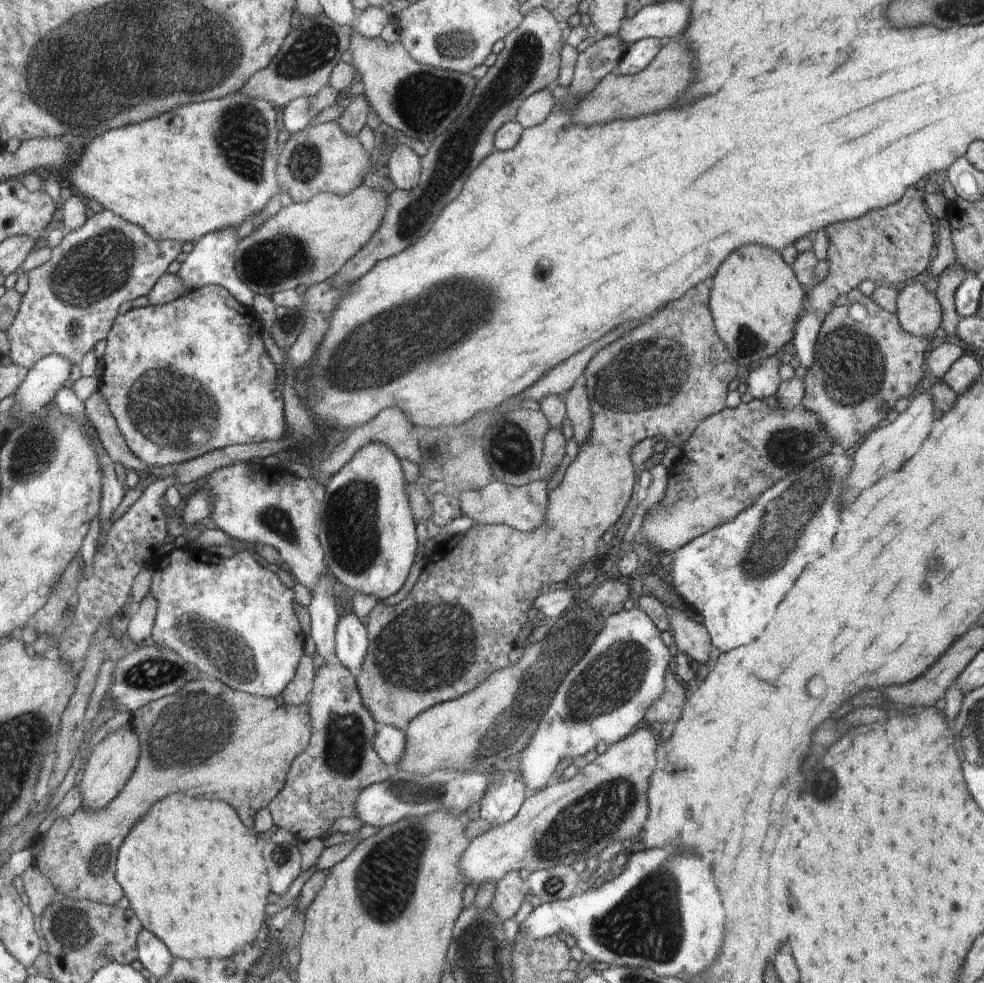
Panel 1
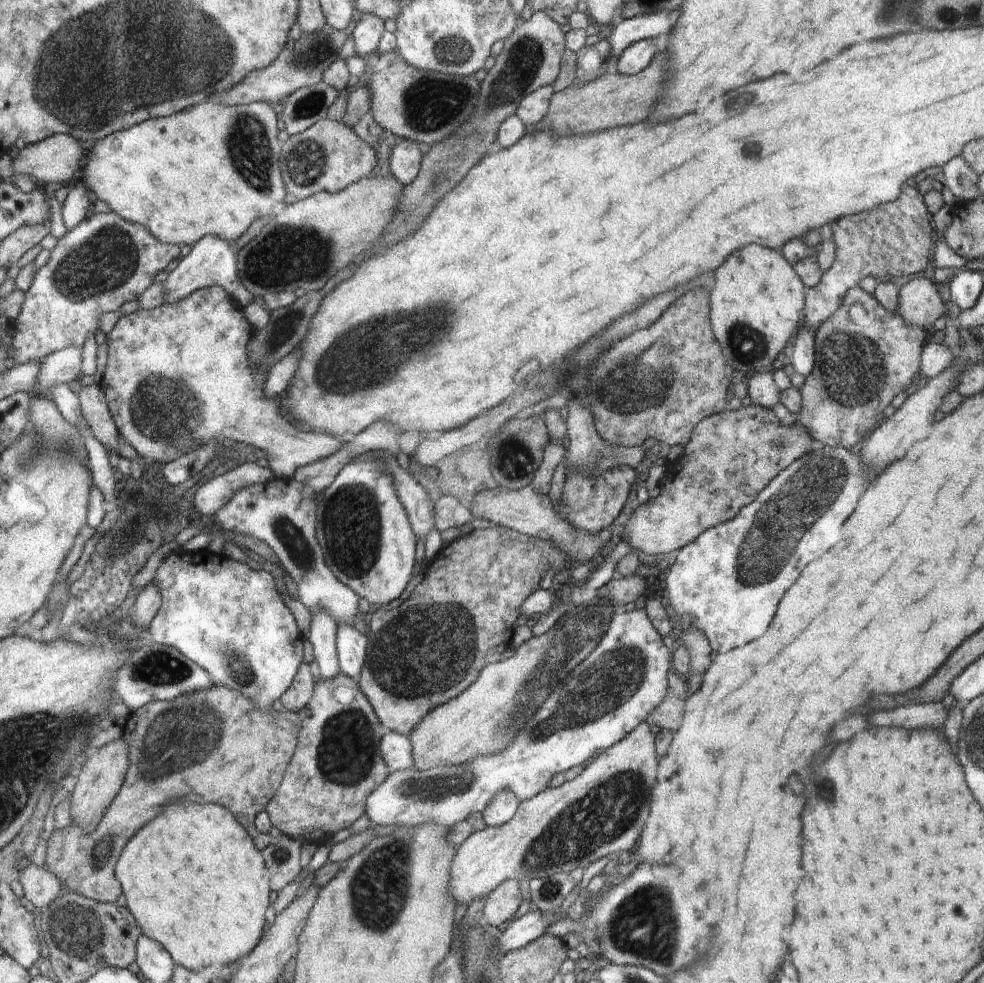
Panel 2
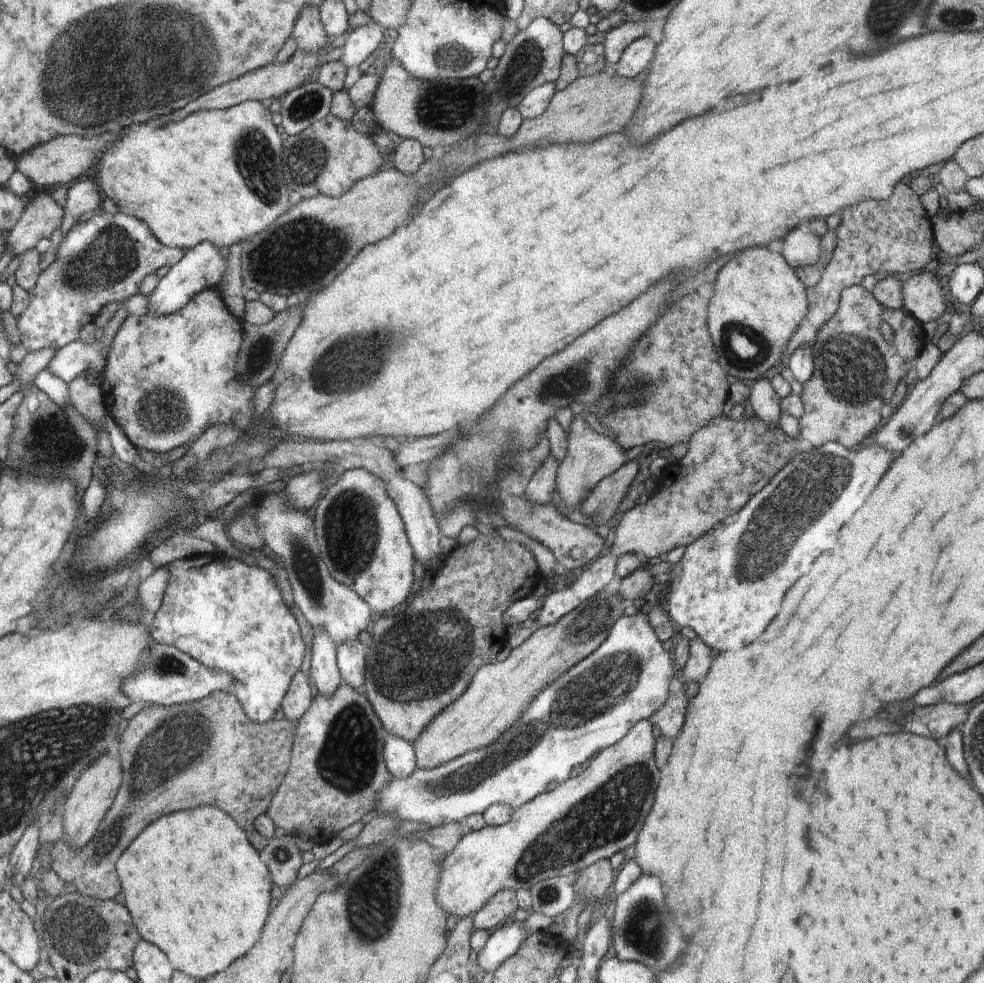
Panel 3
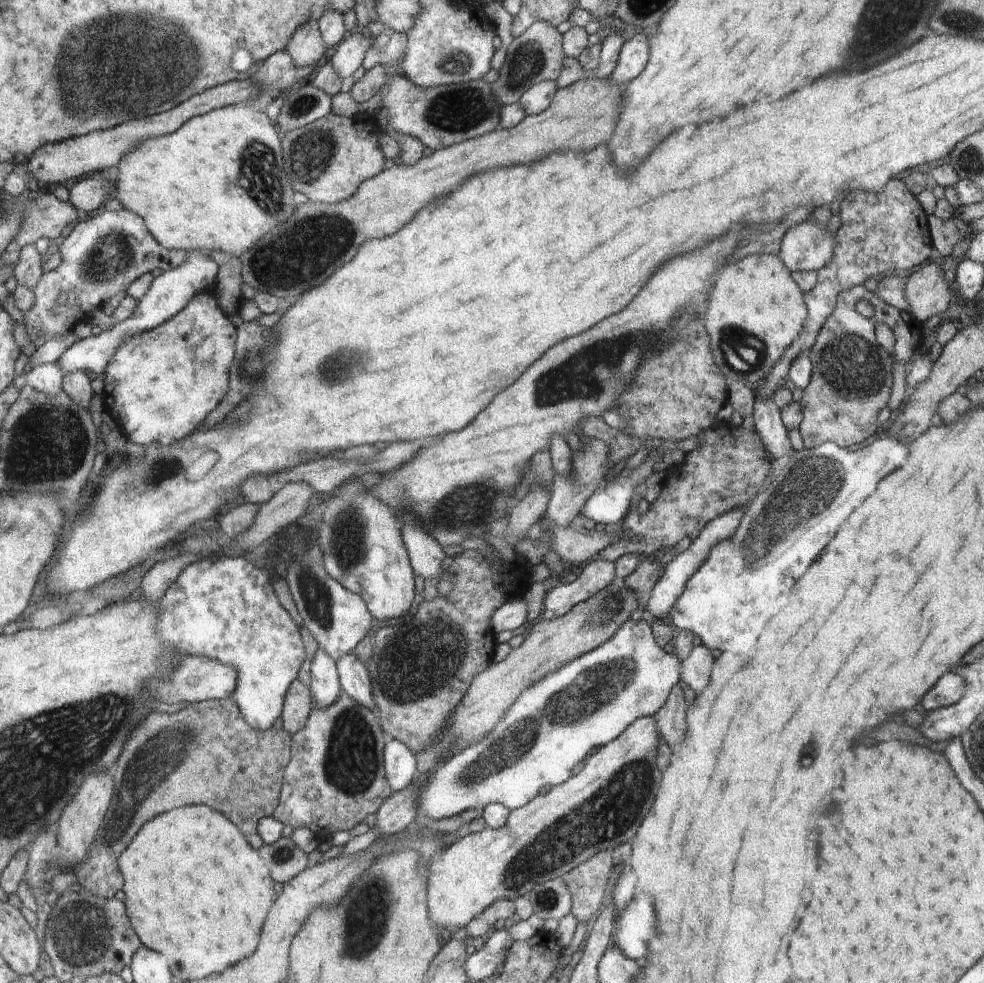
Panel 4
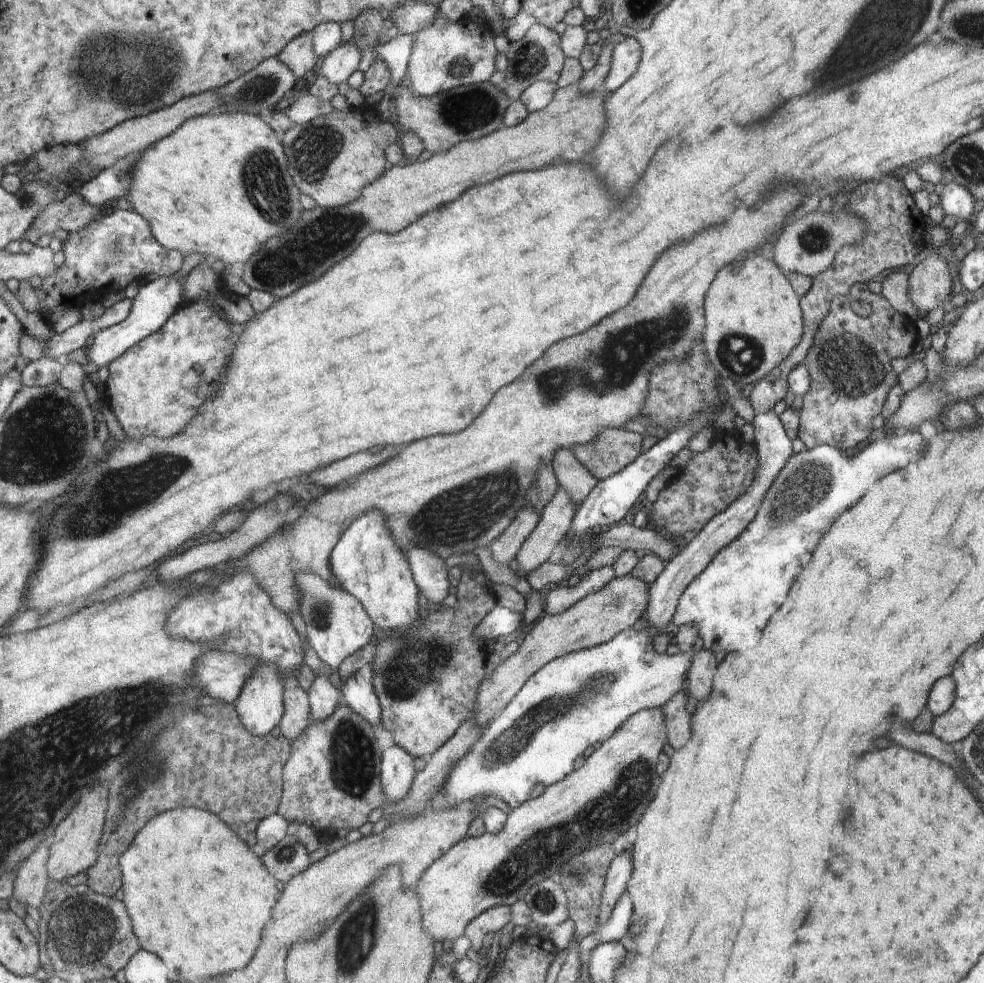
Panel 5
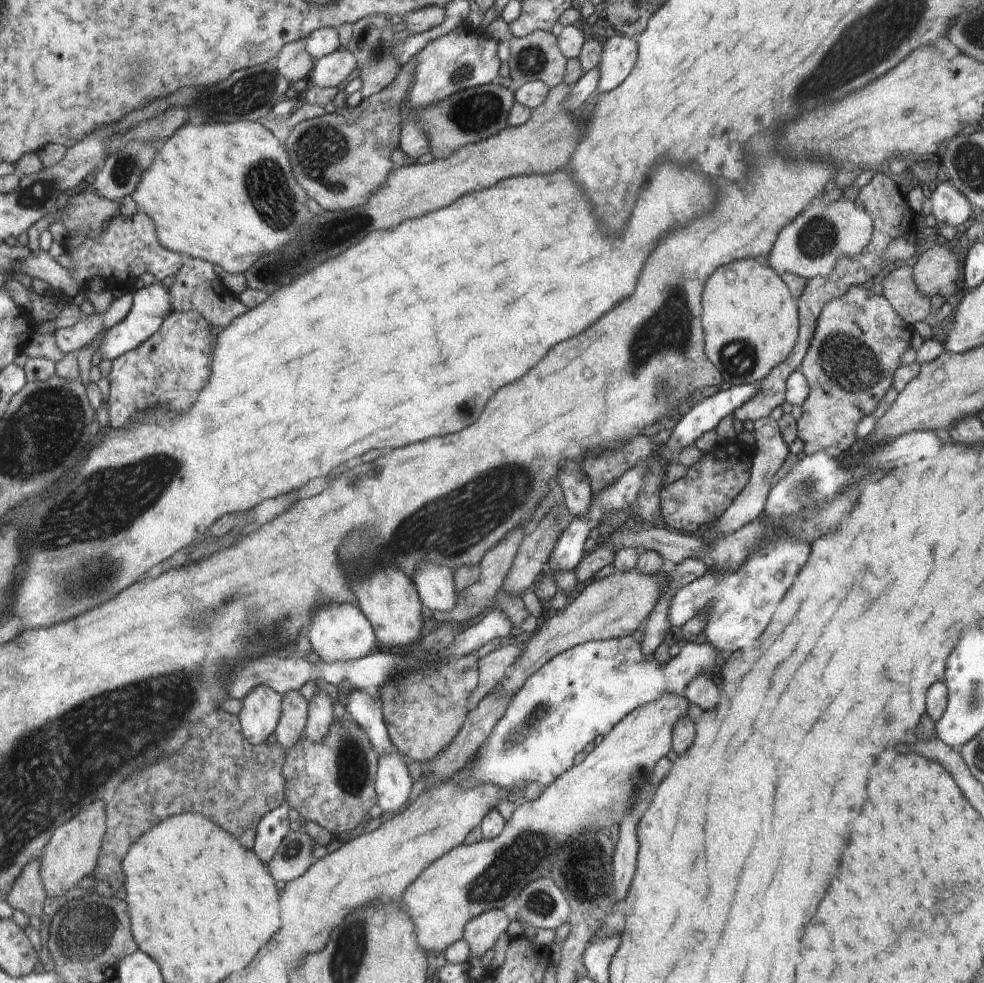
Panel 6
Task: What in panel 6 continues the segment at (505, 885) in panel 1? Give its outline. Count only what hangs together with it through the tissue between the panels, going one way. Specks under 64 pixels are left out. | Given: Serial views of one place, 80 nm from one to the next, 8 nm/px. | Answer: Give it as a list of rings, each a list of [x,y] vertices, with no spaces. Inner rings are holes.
[[[493,909],[468,920],[463,929],[463,940],[469,947],[470,957],[484,957],[486,952],[495,946],[500,934],[507,930],[510,922],[502,909]]]

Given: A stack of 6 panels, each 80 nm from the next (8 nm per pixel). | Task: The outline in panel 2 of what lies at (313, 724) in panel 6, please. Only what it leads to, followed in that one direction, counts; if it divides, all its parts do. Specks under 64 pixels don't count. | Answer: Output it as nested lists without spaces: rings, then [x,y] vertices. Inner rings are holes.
[[[315,608],[311,616],[309,642],[313,646],[313,655],[320,668],[318,679],[334,680],[336,674],[341,672],[337,659],[337,622],[325,608]]]

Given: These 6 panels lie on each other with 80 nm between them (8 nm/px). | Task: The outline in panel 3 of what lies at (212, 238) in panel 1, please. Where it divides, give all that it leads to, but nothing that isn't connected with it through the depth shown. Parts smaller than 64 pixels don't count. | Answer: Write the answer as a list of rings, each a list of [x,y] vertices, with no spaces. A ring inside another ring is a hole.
[[[210,242],[188,249],[184,259],[172,266],[167,274],[160,278],[156,288],[148,296],[148,314],[172,314],[183,308],[196,294],[208,288],[216,288],[226,270],[226,260],[220,254],[219,248]]]

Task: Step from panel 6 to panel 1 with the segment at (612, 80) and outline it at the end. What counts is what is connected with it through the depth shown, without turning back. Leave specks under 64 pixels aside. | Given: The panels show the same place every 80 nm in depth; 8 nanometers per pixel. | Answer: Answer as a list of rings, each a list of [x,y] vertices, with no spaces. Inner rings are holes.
[[[646,37],[630,43],[618,63],[618,74],[633,75],[643,71],[654,62],[656,55],[662,50],[660,39]]]

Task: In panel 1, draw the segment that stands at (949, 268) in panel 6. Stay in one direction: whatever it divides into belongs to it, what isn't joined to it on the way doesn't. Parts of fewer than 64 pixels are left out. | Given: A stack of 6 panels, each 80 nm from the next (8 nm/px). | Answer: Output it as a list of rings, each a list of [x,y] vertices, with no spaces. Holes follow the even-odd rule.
[[[925,280],[921,282],[906,285],[898,291],[898,310],[895,315],[904,330],[915,337],[928,337],[928,334],[934,334],[942,322],[942,309],[934,292],[926,290]]]

